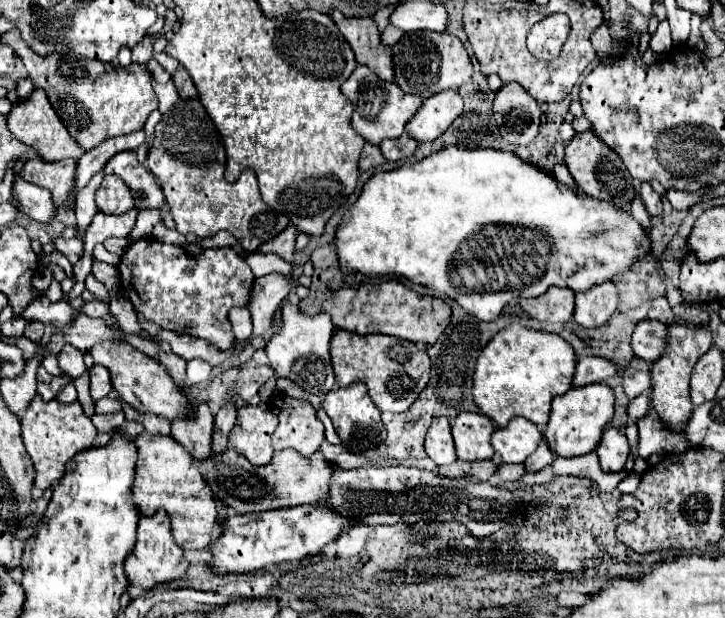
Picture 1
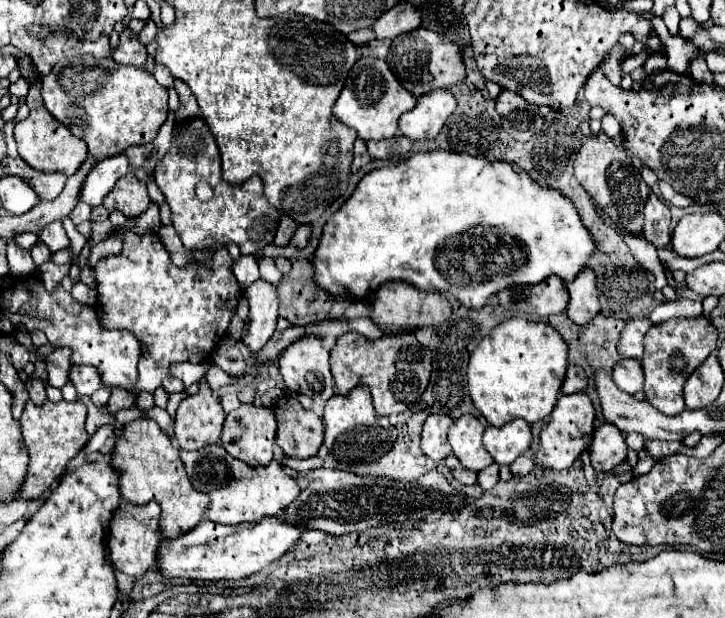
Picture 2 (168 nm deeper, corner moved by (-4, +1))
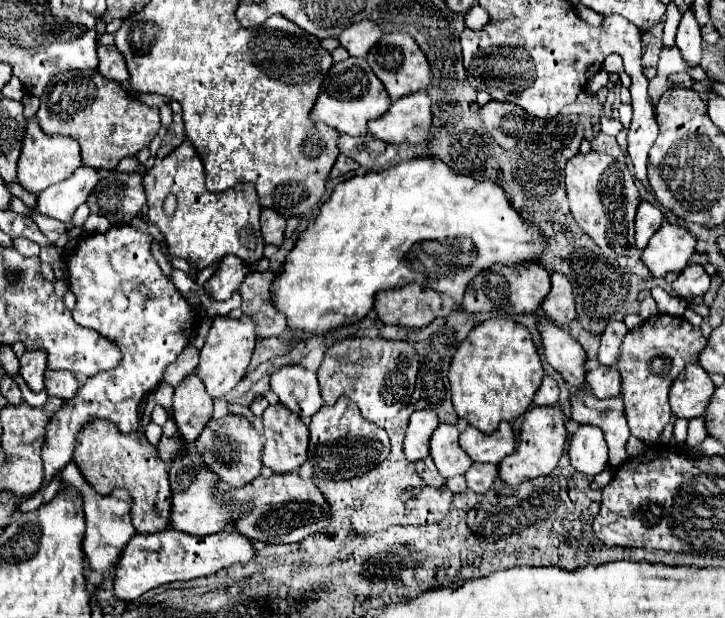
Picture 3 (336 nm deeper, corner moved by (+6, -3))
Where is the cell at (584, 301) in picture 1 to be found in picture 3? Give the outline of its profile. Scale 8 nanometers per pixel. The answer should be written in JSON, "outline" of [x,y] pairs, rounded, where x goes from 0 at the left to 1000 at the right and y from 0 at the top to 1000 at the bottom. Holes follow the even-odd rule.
{"outline":[[[771,440],[760,443],[760,472],[746,489],[746,502],[771,528],[793,518],[793,485],[788,466],[779,466],[779,447]]]}

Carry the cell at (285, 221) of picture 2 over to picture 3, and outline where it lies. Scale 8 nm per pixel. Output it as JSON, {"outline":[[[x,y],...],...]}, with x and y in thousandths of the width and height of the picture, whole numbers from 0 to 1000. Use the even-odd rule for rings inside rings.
{"outline":[[[371,337],[360,340],[360,379],[368,395],[388,395],[393,375],[393,353]]]}

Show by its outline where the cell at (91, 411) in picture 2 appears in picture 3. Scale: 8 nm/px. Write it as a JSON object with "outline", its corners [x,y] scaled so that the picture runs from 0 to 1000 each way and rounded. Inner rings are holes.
{"outline":[[[95,748],[84,761],[84,783],[103,790],[114,806],[114,828],[117,828],[117,845],[120,845],[120,858],[114,867],[114,893],[123,906],[123,916],[134,926],[153,929],[161,913],[161,900],[167,900],[167,887],[186,867],[186,854],[178,841],[178,799],[172,793],[159,793],[148,803],[134,799],[120,783],[120,777],[112,773],[112,764],[103,748]]]}

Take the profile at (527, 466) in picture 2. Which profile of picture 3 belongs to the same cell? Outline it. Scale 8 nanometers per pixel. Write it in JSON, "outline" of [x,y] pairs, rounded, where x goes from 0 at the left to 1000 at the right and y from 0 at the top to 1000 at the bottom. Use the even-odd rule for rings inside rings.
{"outline":[[[652,751],[652,757],[641,764],[641,777],[644,777],[644,790],[650,790],[652,796],[669,796],[686,777],[686,754]]]}

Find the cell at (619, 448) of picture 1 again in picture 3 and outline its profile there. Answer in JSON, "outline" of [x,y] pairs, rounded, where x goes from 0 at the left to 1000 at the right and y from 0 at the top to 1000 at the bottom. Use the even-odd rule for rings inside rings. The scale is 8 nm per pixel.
{"outline":[[[801,686],[788,706],[785,718],[785,748],[796,764],[821,770],[837,757],[834,738],[834,709],[826,693]]]}

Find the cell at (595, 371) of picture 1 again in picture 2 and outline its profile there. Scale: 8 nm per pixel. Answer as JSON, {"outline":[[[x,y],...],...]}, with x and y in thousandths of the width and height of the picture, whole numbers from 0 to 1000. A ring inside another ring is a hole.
{"outline":[[[785,592],[782,595],[782,612],[777,618],[777,638],[793,638],[804,634],[810,628],[810,608],[801,592]]]}

